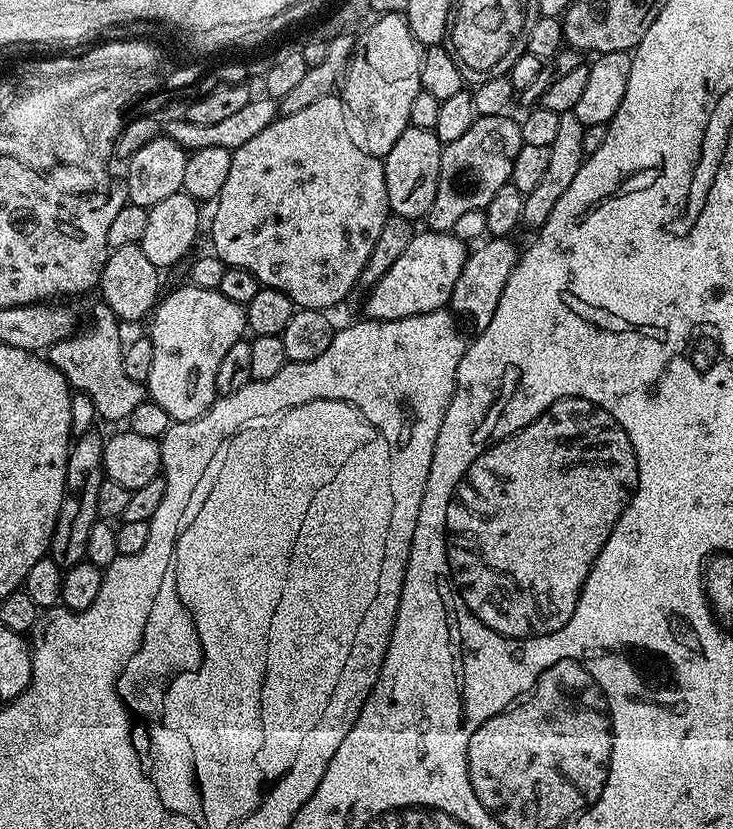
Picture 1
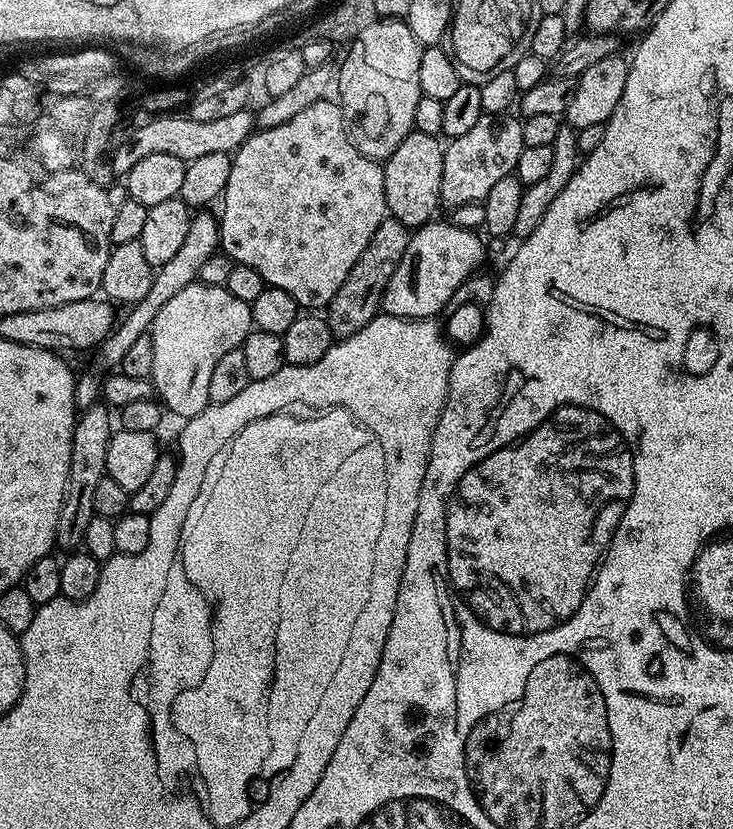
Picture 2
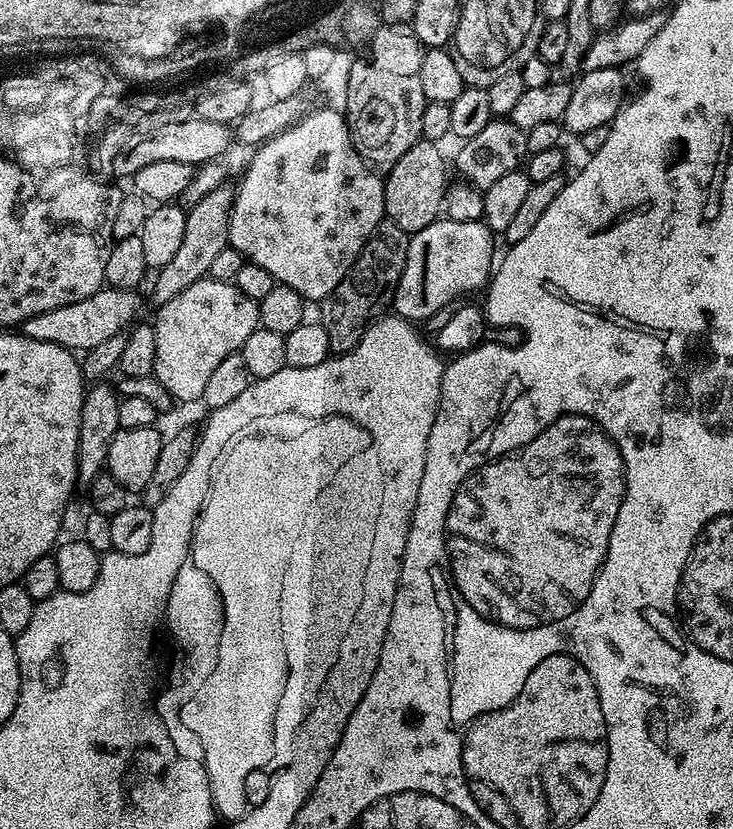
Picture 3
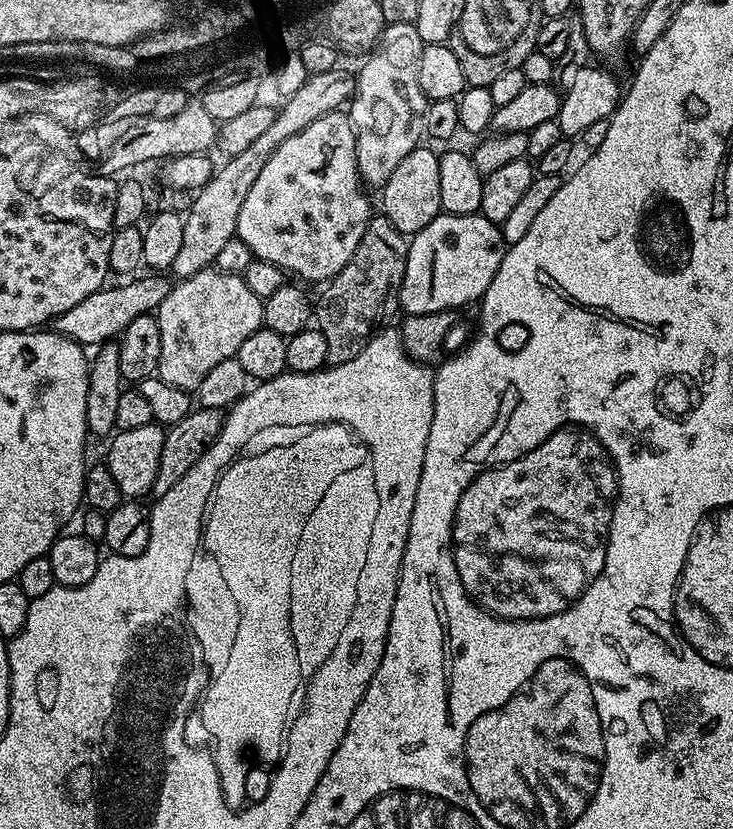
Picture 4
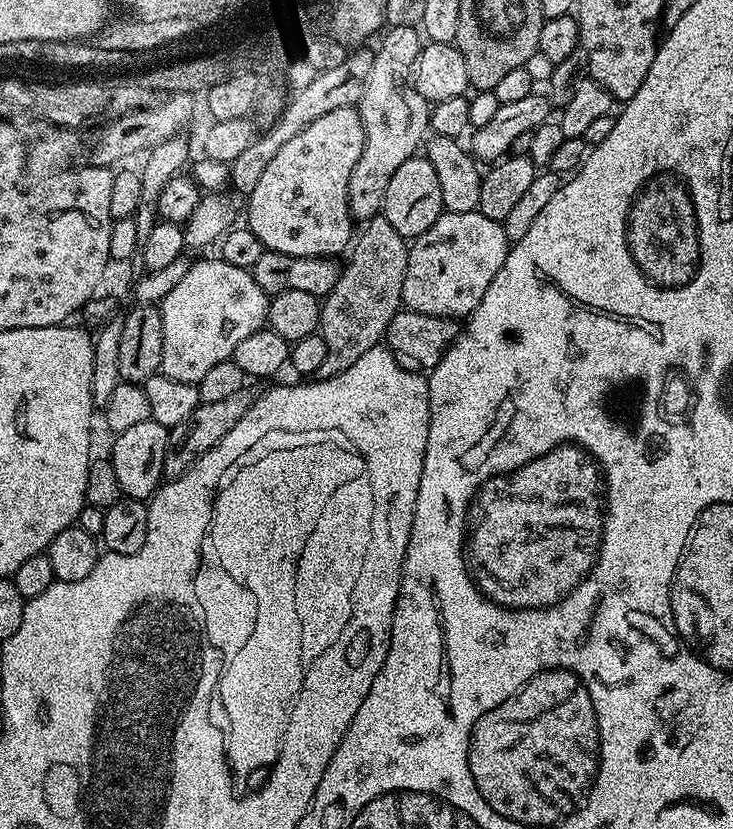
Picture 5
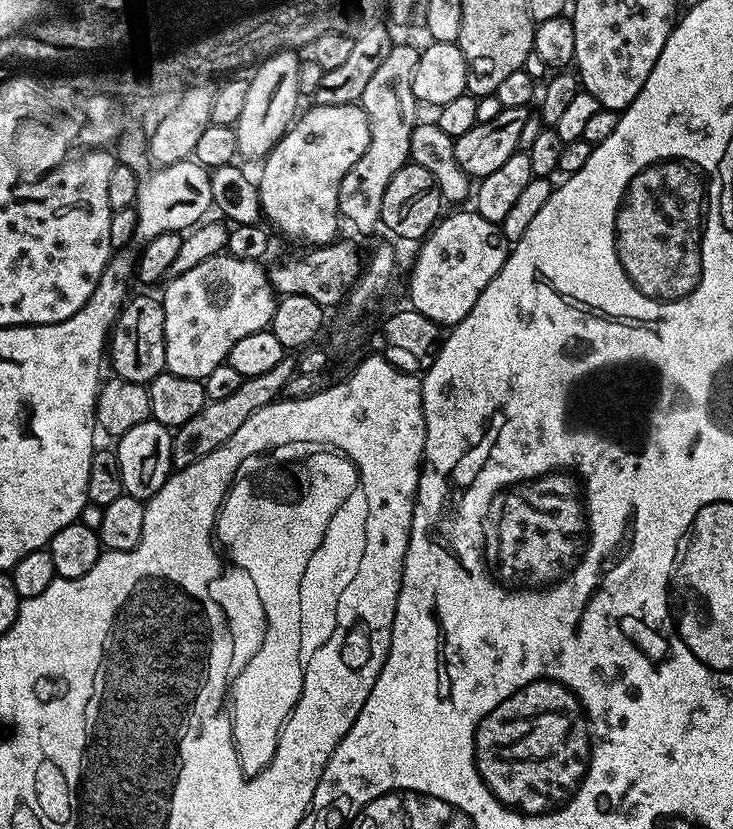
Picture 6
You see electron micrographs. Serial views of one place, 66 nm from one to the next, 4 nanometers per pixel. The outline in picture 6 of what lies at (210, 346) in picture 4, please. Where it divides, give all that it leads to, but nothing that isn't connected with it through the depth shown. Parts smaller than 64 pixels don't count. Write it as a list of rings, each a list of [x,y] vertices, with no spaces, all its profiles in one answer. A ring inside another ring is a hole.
[[[227,254],[198,262],[194,270],[171,277],[163,288],[162,303],[166,314],[164,367],[182,378],[201,382],[214,366],[227,361],[230,350],[234,350],[241,338],[265,331],[271,325],[278,299],[263,263]]]

